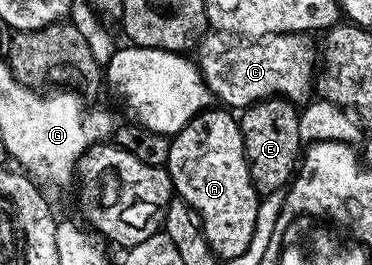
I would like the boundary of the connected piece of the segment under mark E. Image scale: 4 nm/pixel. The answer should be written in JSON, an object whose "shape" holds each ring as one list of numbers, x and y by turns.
{"shape":[[265,98,240,111,239,121,243,148,249,175,258,195,285,190,295,177,303,143,299,136,300,113,298,107,285,98]]}

